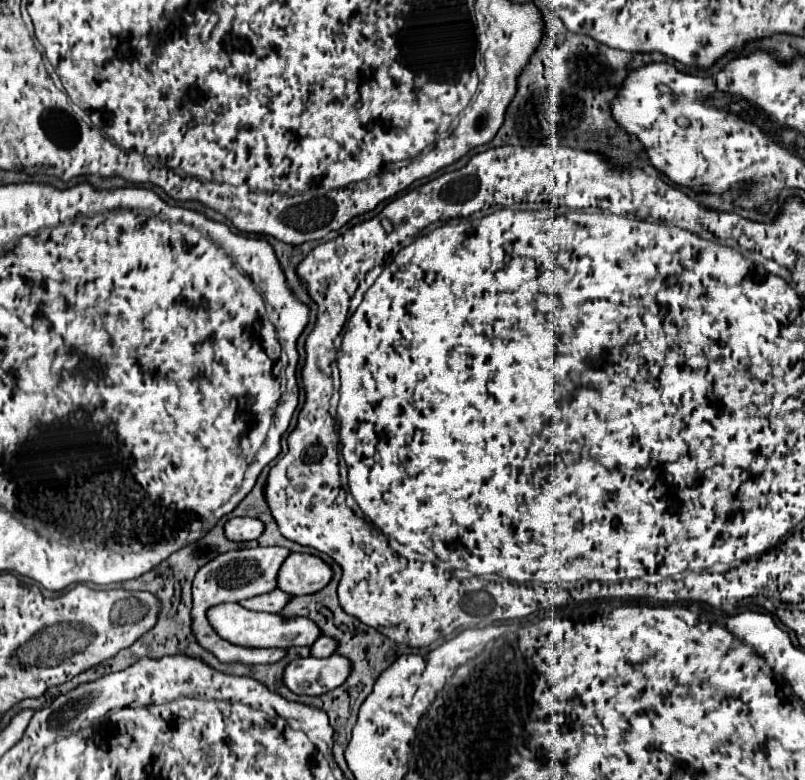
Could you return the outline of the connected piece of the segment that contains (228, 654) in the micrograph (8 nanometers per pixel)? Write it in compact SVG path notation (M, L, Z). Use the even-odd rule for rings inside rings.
M241 548L241 550L231 550L225 552L221 556L217 556L215 560L211 560L209 564L205 564L195 580L193 580L193 630L197 632L197 642L213 652L221 662L243 662L243 664L273 664L279 662L281 658L285 658L287 650L283 648L247 648L247 646L237 646L231 644L229 640L221 638L215 628L209 624L207 618L207 610L217 606L217 604L227 604L227 602L241 602L247 598L255 598L261 594L271 592L273 588L277 588L277 574L285 562L285 556L289 556L291 552L287 548Z

